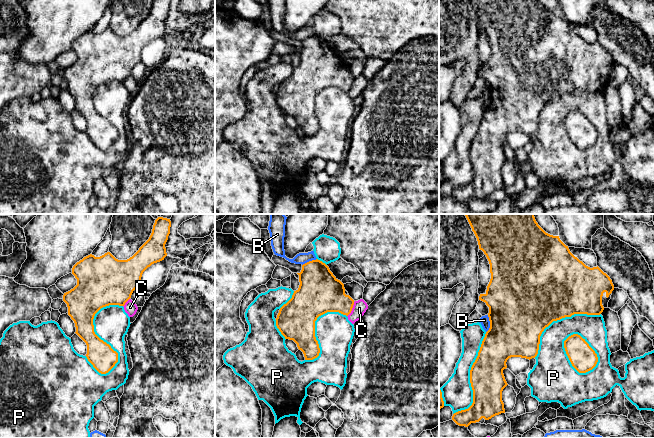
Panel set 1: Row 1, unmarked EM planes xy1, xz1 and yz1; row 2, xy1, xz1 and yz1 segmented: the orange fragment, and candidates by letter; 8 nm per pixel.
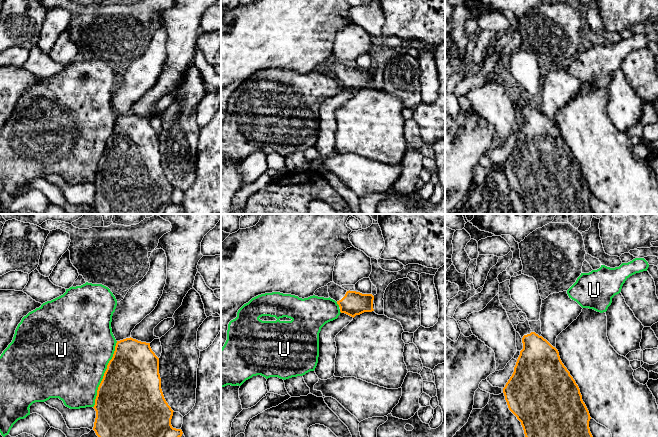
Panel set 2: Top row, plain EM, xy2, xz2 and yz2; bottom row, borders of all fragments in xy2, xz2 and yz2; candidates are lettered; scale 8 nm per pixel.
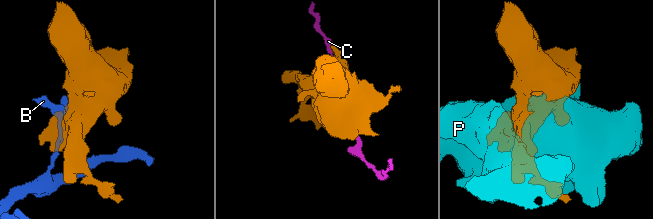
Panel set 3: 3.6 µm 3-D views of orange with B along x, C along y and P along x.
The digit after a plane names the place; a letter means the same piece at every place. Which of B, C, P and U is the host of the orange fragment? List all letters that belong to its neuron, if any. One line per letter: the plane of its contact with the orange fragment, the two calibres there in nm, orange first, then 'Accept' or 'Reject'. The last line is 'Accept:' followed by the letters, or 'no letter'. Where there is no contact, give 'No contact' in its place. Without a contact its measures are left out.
B: Touches orange in yz1. Thickness 480 nm (orange) against 80 nm. Reject
C: Touches orange in xz1. Thickness 300 nm (orange) against 110 nm. Reject
P: Touches orange in xy1. Thickness 240 nm (orange) against 280 nm. Reject
U: Touches orange in xy2. Thickness 500 nm (orange) against 500 nm. Reject
Accept: no letter

